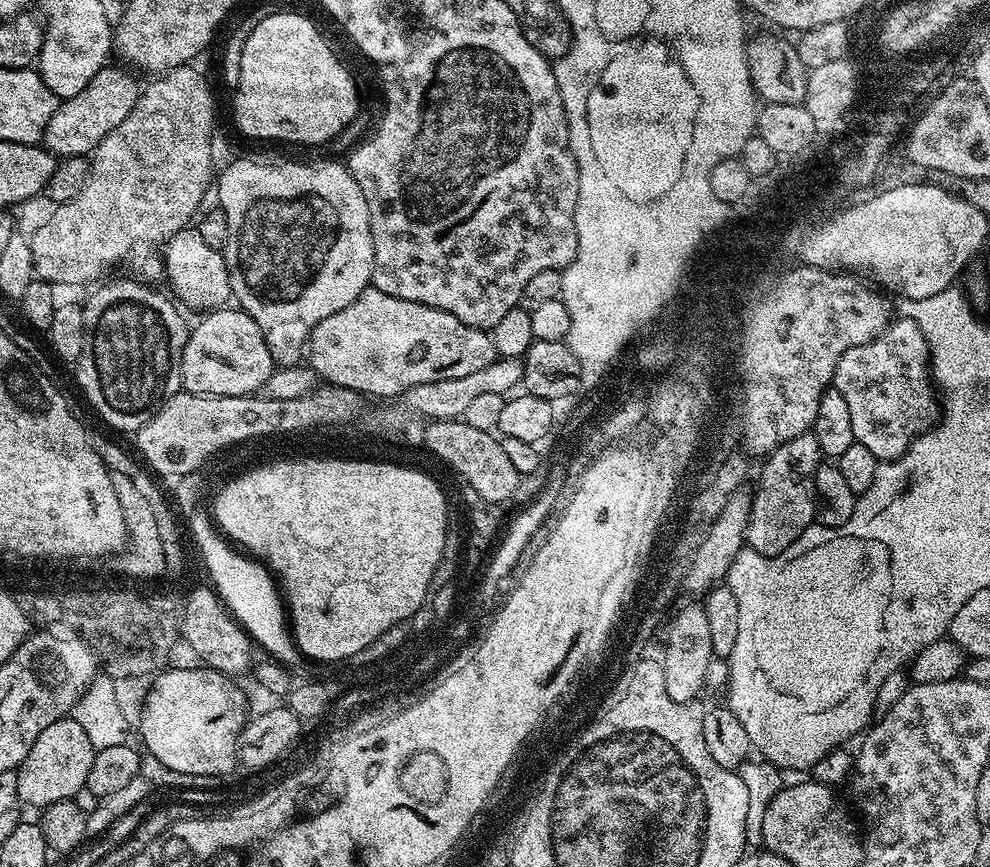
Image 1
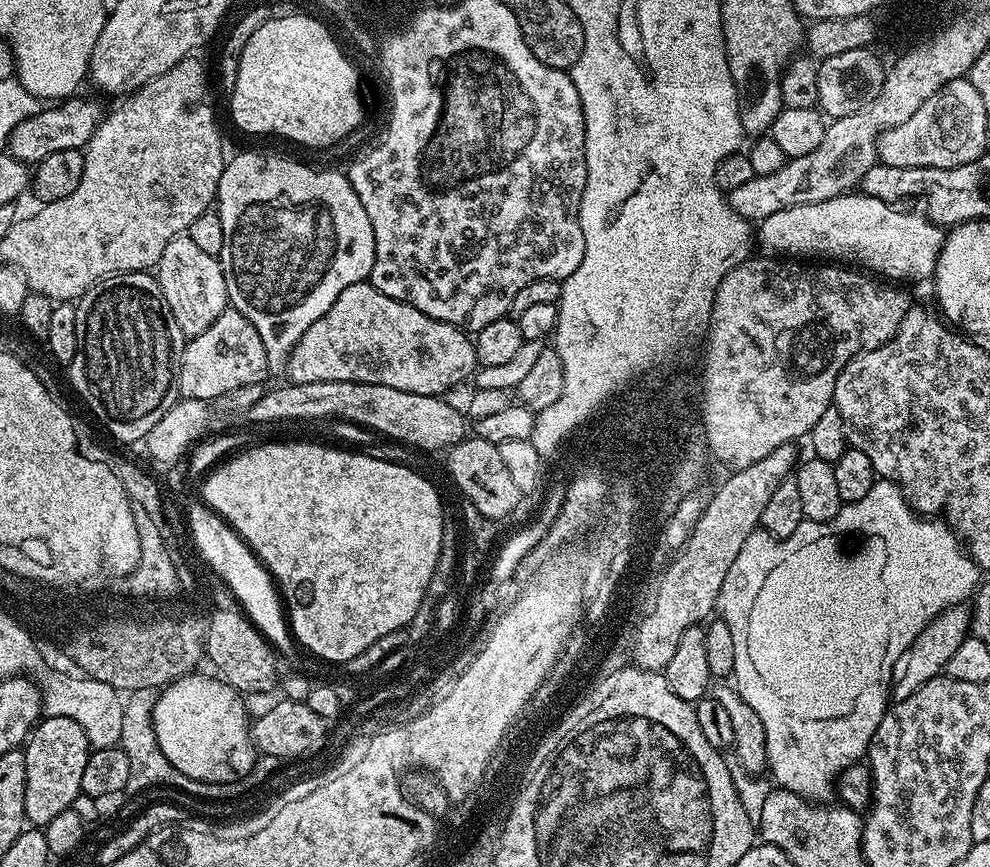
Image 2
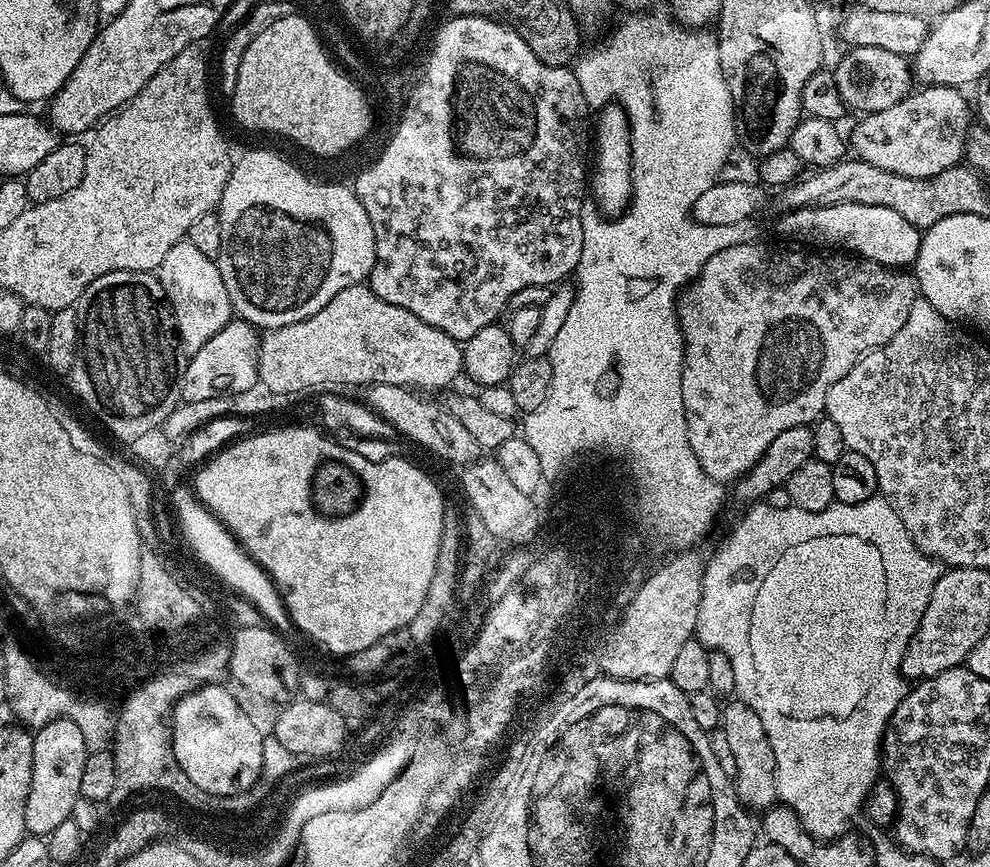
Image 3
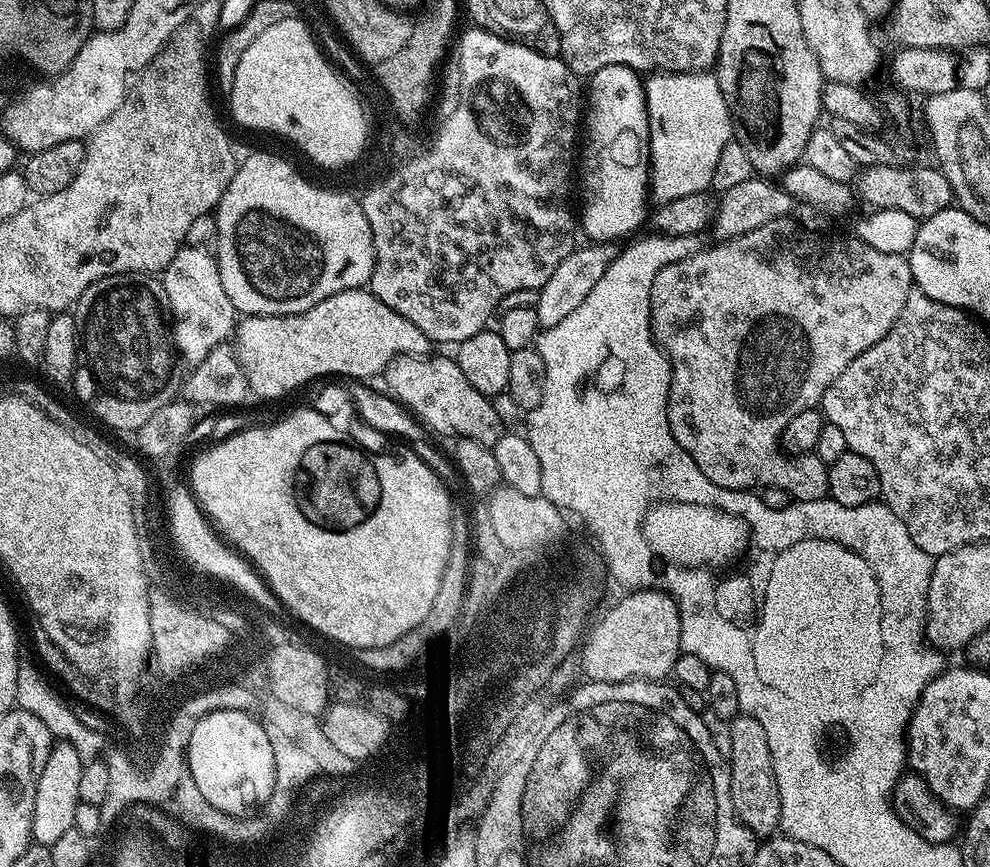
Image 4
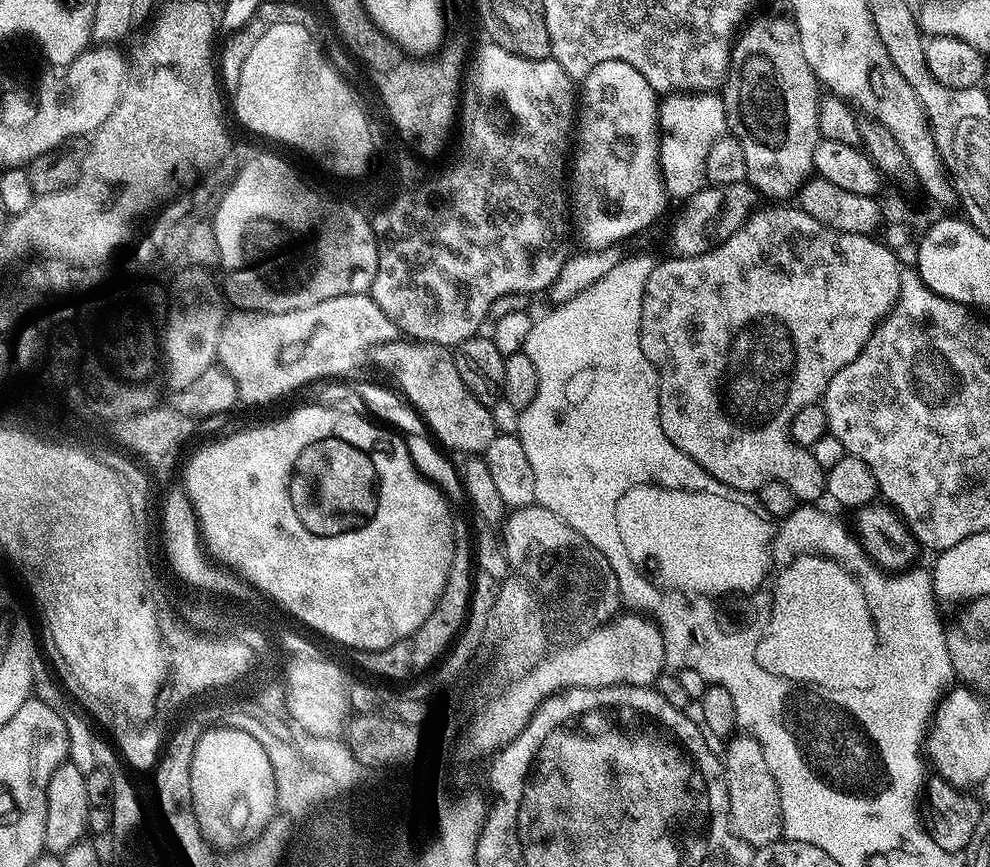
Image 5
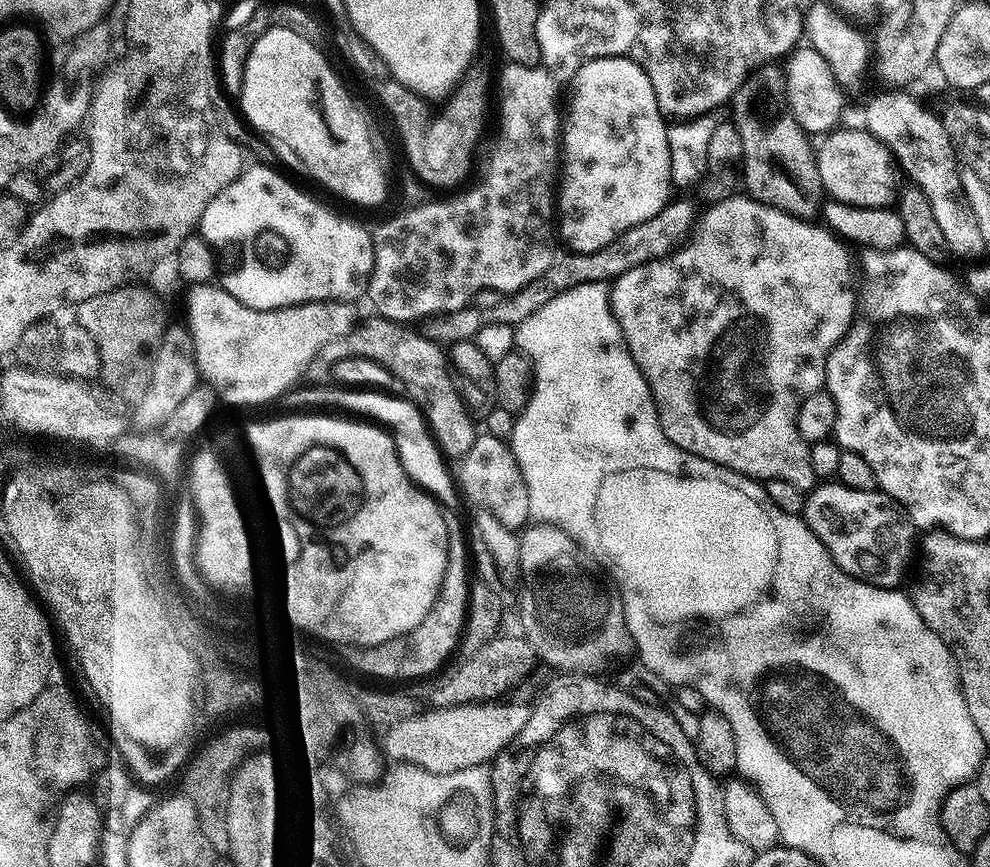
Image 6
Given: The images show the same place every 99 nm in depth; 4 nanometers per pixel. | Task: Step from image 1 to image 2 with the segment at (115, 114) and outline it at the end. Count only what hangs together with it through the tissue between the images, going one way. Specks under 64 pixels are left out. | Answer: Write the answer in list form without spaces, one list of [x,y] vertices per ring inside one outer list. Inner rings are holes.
[[[68,98],[59,106],[44,106],[30,118],[17,126],[7,141],[7,151],[22,163],[35,166],[42,158],[58,150],[84,150],[87,148],[96,128],[104,120],[106,108],[96,100]]]

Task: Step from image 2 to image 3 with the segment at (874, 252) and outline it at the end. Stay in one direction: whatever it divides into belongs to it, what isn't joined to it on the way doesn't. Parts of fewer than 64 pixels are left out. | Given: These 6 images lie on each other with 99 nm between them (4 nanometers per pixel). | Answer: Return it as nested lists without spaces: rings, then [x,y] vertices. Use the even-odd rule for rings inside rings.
[[[831,204],[825,208],[809,206],[794,208],[783,213],[785,216],[777,222],[776,228],[784,236],[809,236],[812,240],[825,240],[828,244],[841,244],[841,249],[851,250],[855,255],[873,260],[875,264],[885,264],[888,268],[907,269],[915,265],[916,255],[920,250],[921,229],[915,228],[902,214],[886,210],[886,206],[862,206],[861,204]]]

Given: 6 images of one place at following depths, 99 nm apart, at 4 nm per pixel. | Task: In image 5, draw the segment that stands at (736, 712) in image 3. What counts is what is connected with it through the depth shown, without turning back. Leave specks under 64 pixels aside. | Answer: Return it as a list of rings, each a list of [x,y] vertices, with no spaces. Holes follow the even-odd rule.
[[[736,734],[727,741],[728,753],[723,753],[724,777],[728,787],[728,818],[738,838],[747,842],[753,850],[765,848],[781,839],[784,831],[780,795],[770,774],[770,766],[764,757],[760,743],[751,734]]]

